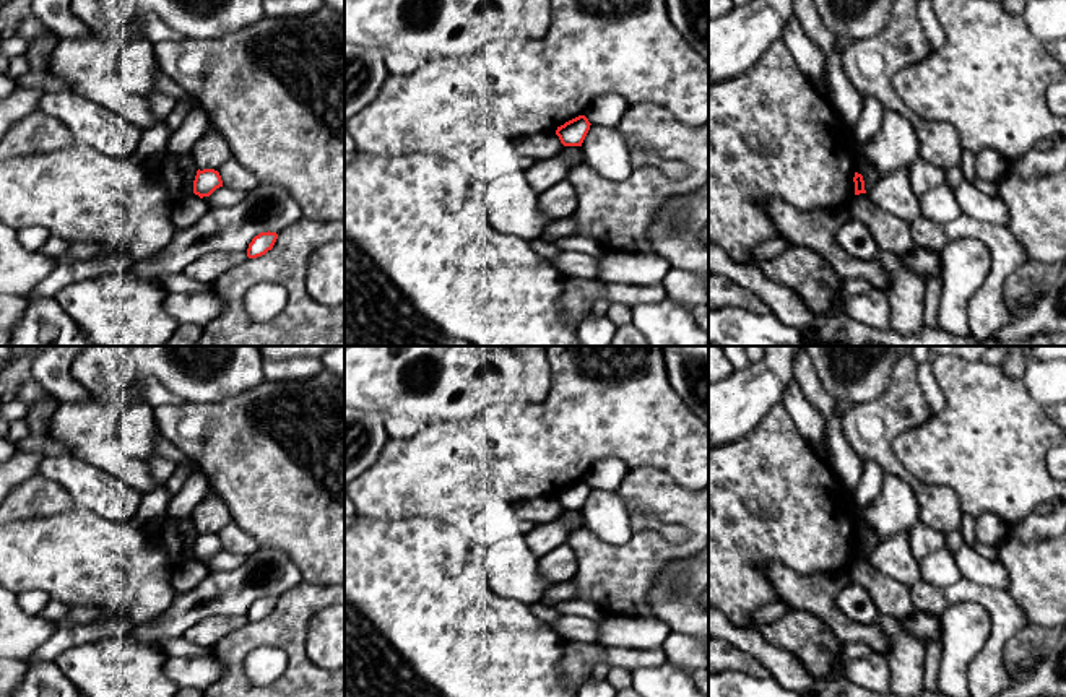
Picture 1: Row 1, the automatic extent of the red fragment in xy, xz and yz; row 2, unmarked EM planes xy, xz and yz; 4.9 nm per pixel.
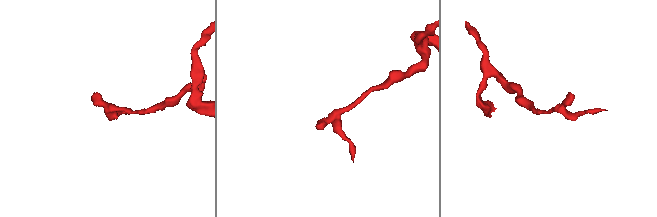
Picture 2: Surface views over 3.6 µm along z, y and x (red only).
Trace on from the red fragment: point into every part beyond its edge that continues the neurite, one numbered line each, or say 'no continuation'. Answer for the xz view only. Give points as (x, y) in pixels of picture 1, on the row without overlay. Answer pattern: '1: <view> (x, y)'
no continuation

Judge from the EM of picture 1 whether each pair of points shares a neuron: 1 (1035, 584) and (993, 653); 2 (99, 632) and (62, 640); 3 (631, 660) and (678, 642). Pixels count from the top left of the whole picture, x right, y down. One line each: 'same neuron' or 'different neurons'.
1: different neurons
2: same neuron
3: different neurons

